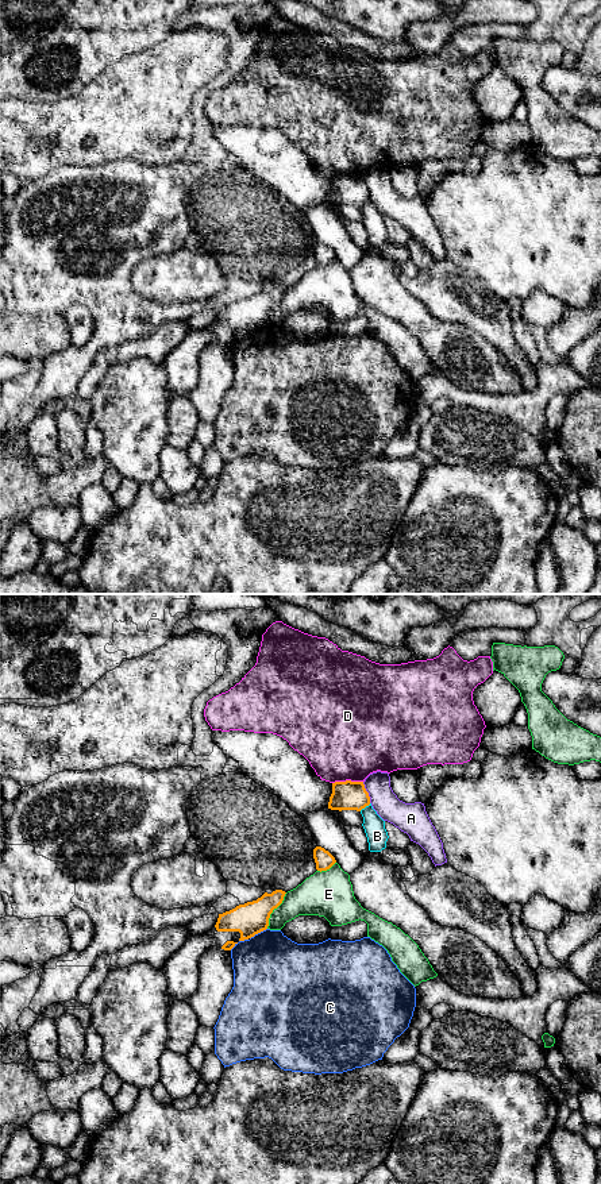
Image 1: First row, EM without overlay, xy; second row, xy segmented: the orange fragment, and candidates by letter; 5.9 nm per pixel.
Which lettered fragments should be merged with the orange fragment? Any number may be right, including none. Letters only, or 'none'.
none

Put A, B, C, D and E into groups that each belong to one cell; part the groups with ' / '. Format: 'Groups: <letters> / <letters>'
Groups: A / B / C / D / E

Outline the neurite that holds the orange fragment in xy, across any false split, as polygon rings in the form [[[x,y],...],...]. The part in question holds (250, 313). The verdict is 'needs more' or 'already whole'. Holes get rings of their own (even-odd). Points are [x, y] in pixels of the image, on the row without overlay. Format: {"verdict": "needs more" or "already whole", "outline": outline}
{"verdict": "needs more", "outline": [[[276,285],[271,289],[265,288],[257,296],[239,300],[230,306],[219,309],[216,320],[209,327],[188,332],[184,340],[165,356],[162,363],[167,375],[167,387],[173,394],[185,396],[197,385],[199,355],[208,343],[217,342],[224,346],[231,346],[239,336],[249,335],[266,325],[270,309],[282,298],[285,289],[282,285]]]}

